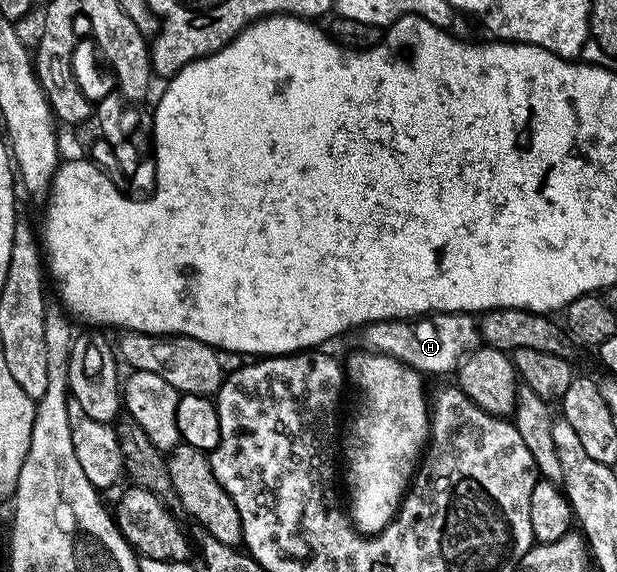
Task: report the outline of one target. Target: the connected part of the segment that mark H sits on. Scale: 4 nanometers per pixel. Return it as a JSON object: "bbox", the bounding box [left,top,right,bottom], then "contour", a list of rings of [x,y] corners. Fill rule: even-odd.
{"bbox":[358,312,482,378],"contour":[[[437,312],[410,320],[379,320],[365,324],[358,336],[363,351],[394,358],[428,378],[455,373],[464,357],[482,344],[477,317],[466,312]]]}

